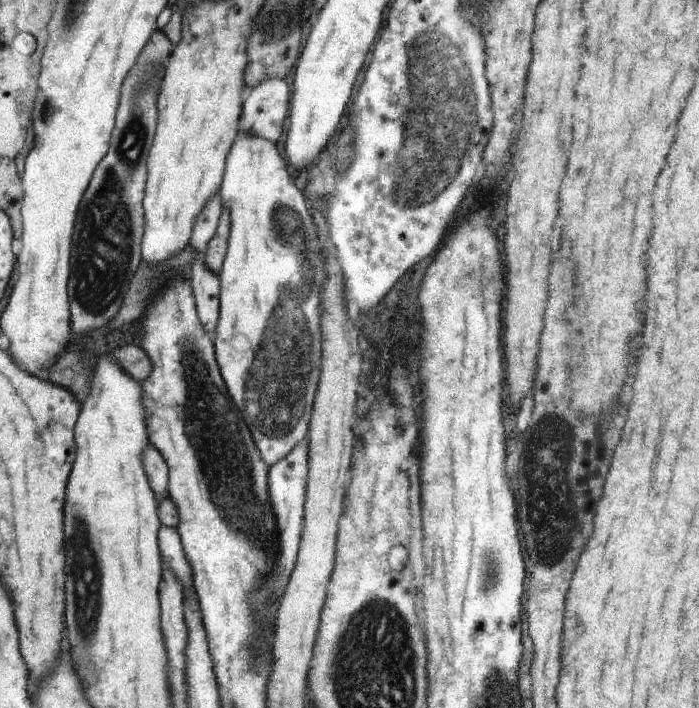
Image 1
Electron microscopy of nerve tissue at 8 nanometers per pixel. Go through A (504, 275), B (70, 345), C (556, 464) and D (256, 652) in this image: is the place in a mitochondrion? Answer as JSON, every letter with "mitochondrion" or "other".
{"A":"other","B":"other","C":"mitochondrion","D":"other"}

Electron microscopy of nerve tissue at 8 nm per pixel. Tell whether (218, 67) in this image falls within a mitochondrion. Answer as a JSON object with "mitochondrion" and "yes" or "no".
{"mitochondrion":"no"}

